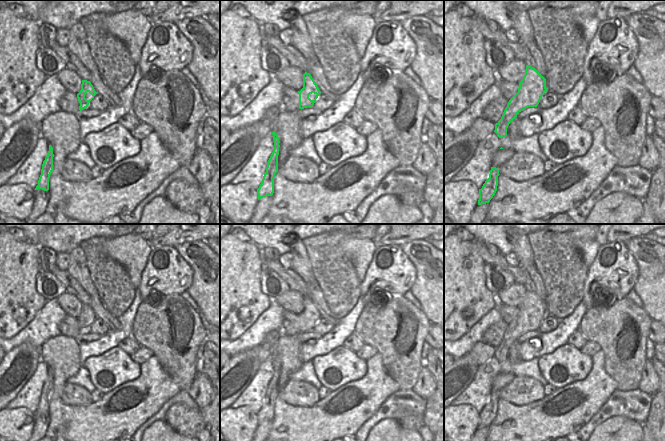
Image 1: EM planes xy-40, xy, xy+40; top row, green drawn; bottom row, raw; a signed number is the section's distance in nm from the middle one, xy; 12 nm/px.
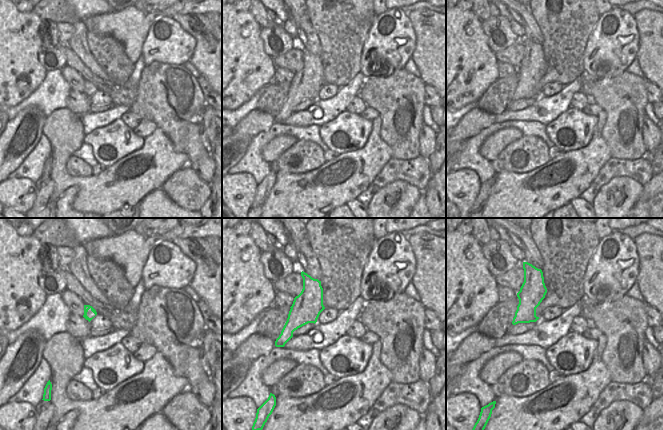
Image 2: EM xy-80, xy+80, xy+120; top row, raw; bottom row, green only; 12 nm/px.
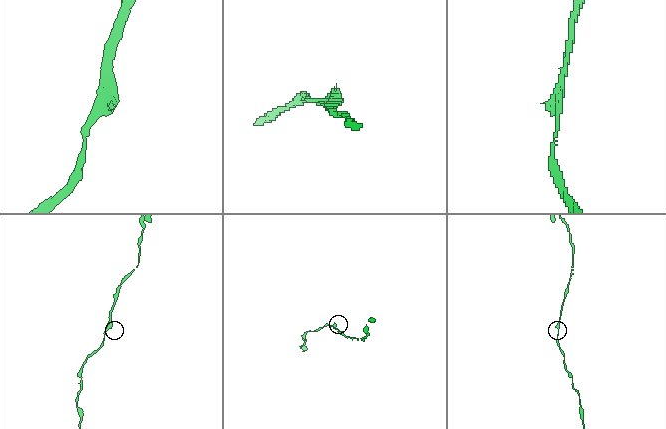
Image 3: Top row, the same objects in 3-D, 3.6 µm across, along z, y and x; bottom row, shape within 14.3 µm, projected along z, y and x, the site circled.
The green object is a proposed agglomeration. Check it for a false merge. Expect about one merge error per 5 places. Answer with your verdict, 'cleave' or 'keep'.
keep

